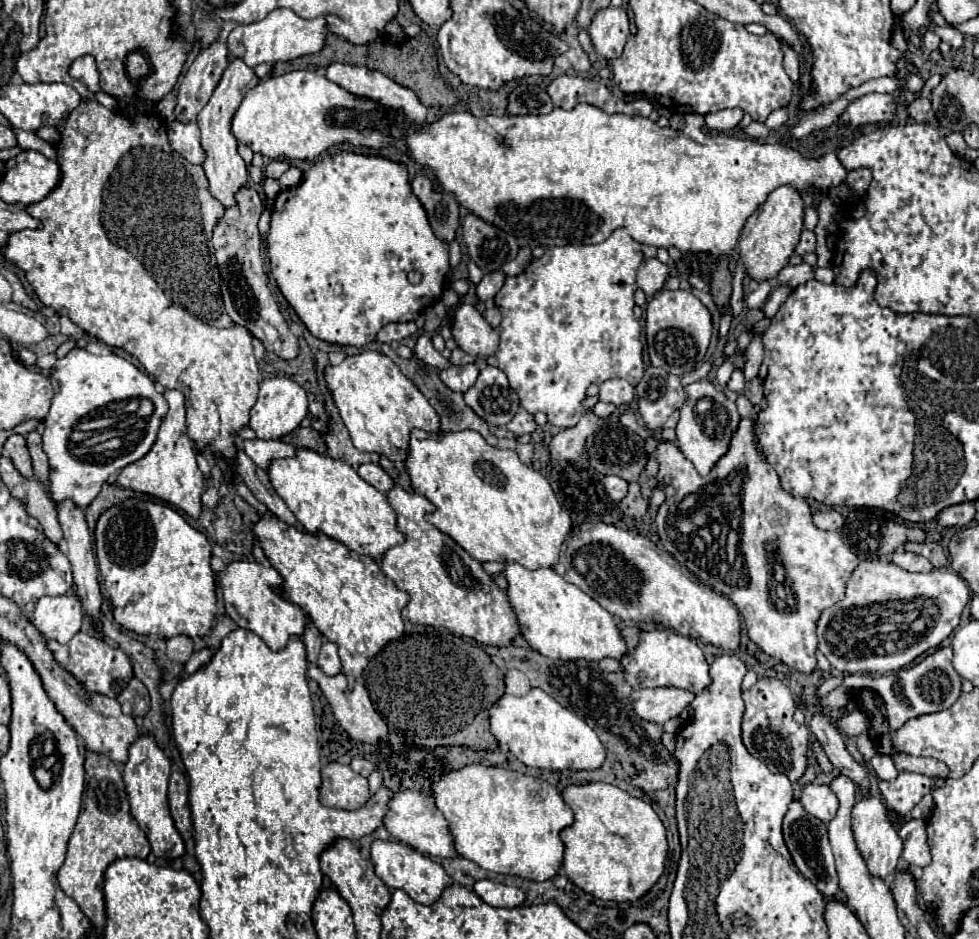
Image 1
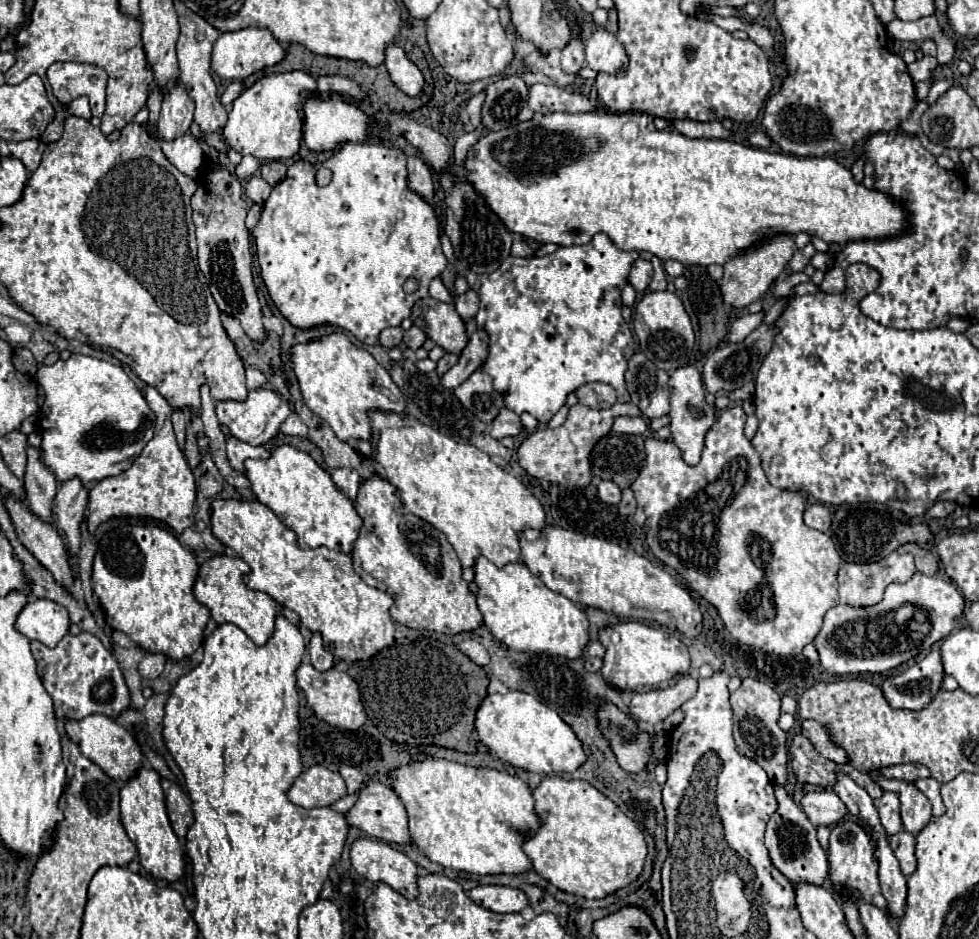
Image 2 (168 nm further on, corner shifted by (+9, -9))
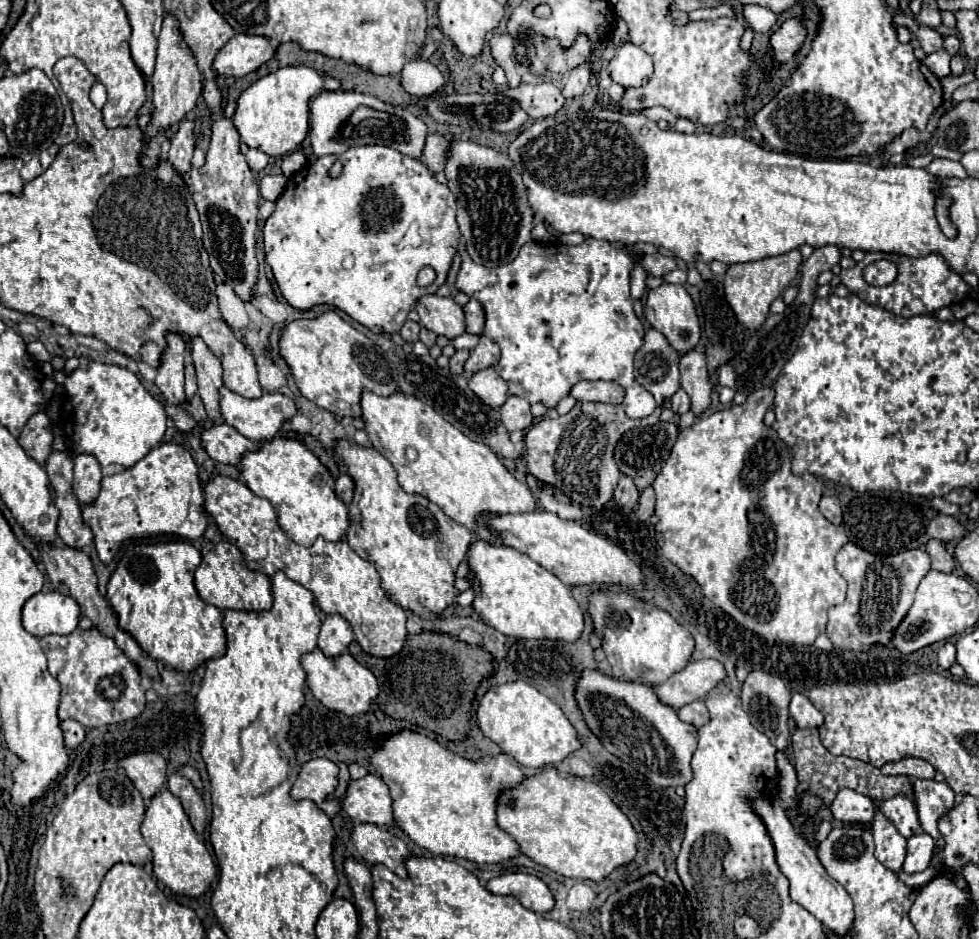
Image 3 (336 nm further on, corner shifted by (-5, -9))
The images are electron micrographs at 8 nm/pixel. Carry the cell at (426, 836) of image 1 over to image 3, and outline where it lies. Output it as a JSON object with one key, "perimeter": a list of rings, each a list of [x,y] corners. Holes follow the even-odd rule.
{"perimeter":[[[367,773],[349,783],[339,807],[353,819],[353,823],[375,823],[393,827],[393,801],[387,785],[377,775]]]}

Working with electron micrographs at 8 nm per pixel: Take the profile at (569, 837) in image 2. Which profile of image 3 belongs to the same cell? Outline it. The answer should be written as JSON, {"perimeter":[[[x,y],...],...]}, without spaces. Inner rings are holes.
{"perimeter":[[[545,767],[541,773],[525,777],[519,785],[499,795],[497,827],[509,833],[517,841],[521,853],[531,857],[535,863],[573,879],[601,881],[615,867],[633,861],[637,853],[637,833],[621,809],[609,799],[609,795],[597,783],[573,777],[565,771],[557,771],[555,767]]]}

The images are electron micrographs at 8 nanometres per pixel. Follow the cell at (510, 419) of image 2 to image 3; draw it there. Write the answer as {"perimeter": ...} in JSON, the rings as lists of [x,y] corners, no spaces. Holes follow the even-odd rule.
{"perimeter":[[[509,395],[507,401],[503,403],[501,411],[501,421],[507,427],[507,431],[515,431],[515,429],[527,429],[533,425],[533,415],[531,415],[531,405],[527,399],[517,397],[517,395]]]}

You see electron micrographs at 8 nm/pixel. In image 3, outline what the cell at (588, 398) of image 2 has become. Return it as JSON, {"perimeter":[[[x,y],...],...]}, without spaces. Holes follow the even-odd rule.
{"perimeter":[[[579,381],[571,387],[571,395],[579,401],[601,401],[601,403],[621,403],[623,387],[609,381]]]}

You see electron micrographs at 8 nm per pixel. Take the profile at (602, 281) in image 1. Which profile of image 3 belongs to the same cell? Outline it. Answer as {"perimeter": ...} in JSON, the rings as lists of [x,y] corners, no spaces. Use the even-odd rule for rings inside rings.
{"perimeter":[[[585,239],[581,245],[539,245],[527,241],[519,255],[501,267],[487,269],[477,265],[467,253],[465,247],[457,247],[461,255],[461,269],[457,273],[455,287],[467,293],[471,299],[477,299],[485,311],[483,335],[493,339],[501,347],[501,359],[495,365],[495,371],[509,385],[509,393],[527,399],[533,403],[545,403],[545,407],[555,407],[561,397],[569,395],[571,385],[583,379],[601,379],[619,383],[629,395],[629,409],[625,413],[631,419],[649,417],[657,403],[653,395],[643,389],[635,379],[633,353],[643,345],[643,325],[633,313],[633,299],[629,295],[629,273],[635,259],[615,249],[607,241]]]}

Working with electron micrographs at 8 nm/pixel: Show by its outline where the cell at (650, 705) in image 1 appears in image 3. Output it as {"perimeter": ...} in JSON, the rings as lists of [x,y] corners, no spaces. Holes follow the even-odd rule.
{"perimeter":[[[717,659],[689,661],[687,667],[673,673],[667,681],[655,685],[659,699],[671,707],[683,707],[695,699],[705,697],[725,679],[723,663]]]}

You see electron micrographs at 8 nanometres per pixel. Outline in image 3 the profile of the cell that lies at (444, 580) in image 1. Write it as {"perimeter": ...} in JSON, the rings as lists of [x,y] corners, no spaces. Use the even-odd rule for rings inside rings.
{"perimeter":[[[337,439],[335,457],[345,465],[347,475],[355,483],[345,541],[375,565],[389,599],[423,619],[433,619],[445,607],[453,607],[459,595],[453,587],[455,569],[467,555],[467,545],[473,537],[471,531],[447,517],[427,497],[405,493],[397,483],[393,465],[375,447]]]}

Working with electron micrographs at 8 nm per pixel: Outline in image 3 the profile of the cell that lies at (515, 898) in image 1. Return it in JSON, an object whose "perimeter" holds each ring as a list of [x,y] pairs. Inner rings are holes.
{"perimeter":[[[529,873],[499,875],[487,883],[487,889],[495,895],[513,895],[523,905],[527,905],[527,909],[535,913],[551,911],[555,905],[555,899],[549,887],[539,877]]]}

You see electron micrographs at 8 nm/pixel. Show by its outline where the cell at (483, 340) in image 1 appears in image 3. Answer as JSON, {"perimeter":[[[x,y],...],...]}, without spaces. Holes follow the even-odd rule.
{"perimeter":[[[423,295],[417,299],[415,311],[419,313],[421,327],[435,335],[453,339],[463,333],[463,309],[453,301],[453,297]]]}

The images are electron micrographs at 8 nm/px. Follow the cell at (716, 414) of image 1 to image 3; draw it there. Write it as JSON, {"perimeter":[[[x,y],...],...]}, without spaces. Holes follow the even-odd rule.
{"perimeter":[[[689,351],[681,355],[679,359],[679,371],[681,371],[681,387],[691,397],[691,409],[695,413],[705,411],[711,405],[711,383],[707,375],[705,355],[699,351]]]}

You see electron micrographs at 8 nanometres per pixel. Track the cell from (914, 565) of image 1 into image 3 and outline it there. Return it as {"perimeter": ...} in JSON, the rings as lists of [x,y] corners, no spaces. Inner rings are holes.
{"perimeter":[[[849,541],[835,555],[835,569],[847,581],[847,599],[843,605],[835,605],[827,611],[829,621],[825,633],[831,639],[833,647],[847,651],[869,651],[873,647],[891,645],[895,629],[901,625],[913,605],[917,585],[931,567],[927,551],[921,547],[881,559]]]}

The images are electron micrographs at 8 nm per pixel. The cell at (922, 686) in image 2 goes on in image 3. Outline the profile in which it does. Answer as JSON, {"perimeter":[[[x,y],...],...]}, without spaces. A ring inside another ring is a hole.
{"perimeter":[[[945,643],[939,649],[939,665],[943,669],[949,669],[953,663],[955,663],[955,645],[953,643]]]}

